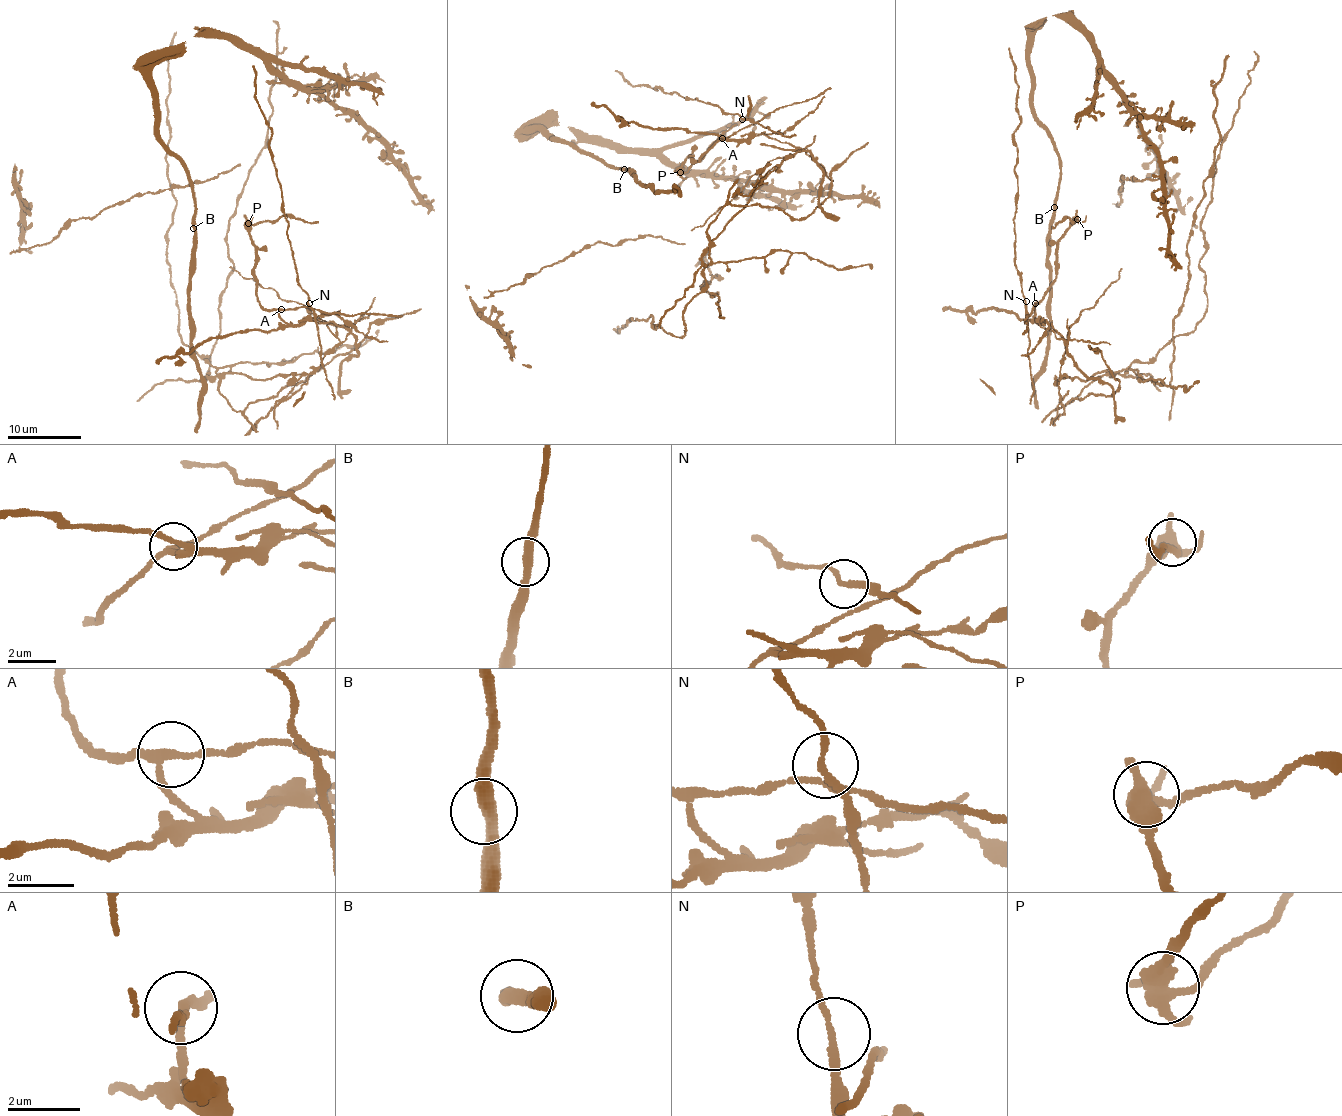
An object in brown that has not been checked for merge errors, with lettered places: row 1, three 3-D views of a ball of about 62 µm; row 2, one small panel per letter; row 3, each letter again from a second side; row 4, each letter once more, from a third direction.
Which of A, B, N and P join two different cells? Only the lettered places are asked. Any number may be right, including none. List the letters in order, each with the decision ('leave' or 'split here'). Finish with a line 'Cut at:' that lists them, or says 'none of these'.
A: split here
B: leave
N: leave
P: split here
Cut at: A, P

